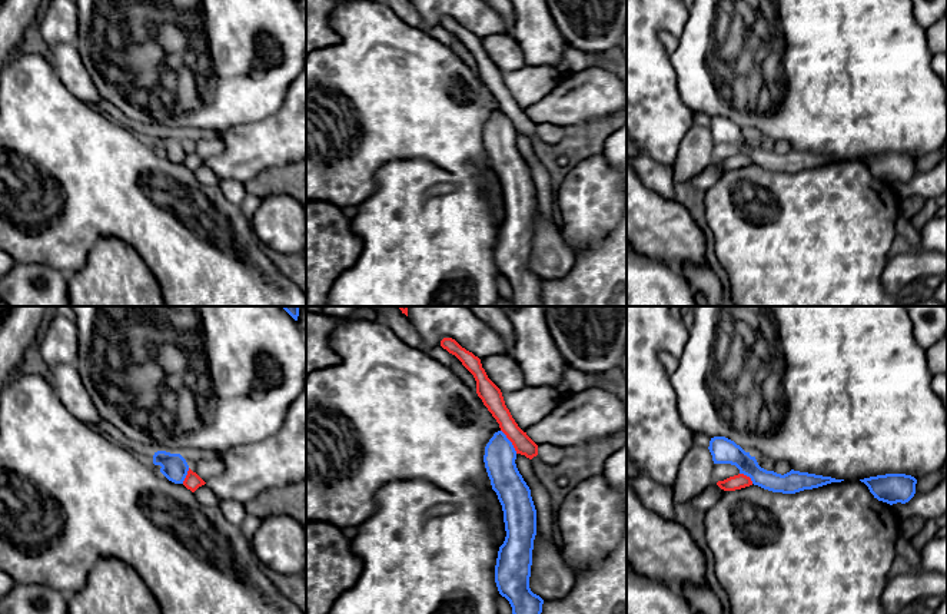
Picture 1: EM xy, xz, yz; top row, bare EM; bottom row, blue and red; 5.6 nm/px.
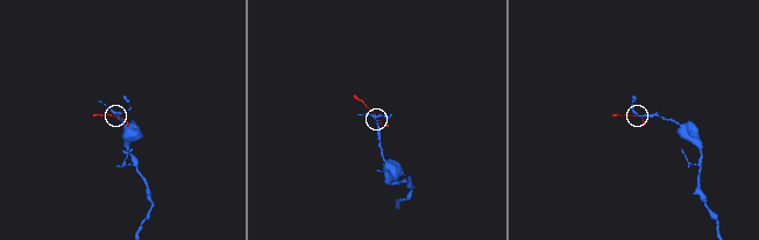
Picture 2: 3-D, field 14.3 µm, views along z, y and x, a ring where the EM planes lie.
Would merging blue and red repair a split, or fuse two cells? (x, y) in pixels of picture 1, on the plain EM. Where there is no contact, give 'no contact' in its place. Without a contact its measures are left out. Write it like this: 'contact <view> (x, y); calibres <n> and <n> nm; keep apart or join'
contact xz (509, 120); calibres 180 and 110 nm; keep apart

